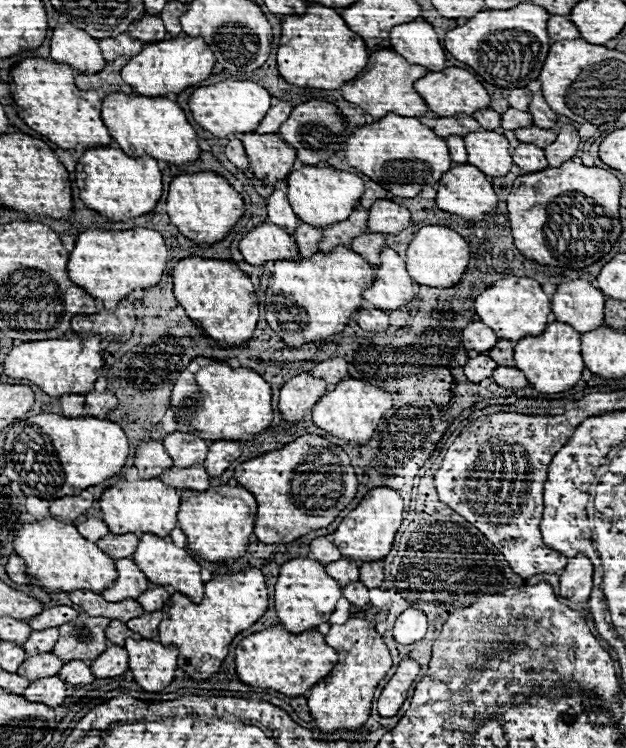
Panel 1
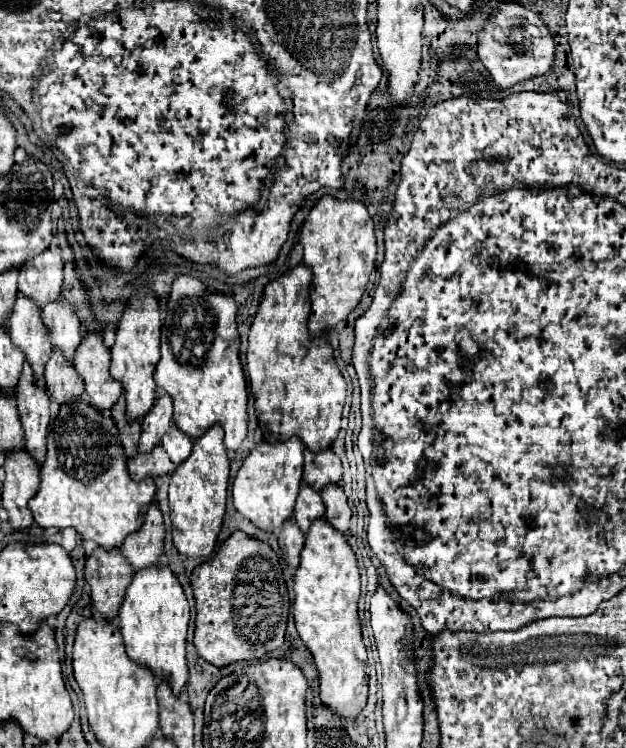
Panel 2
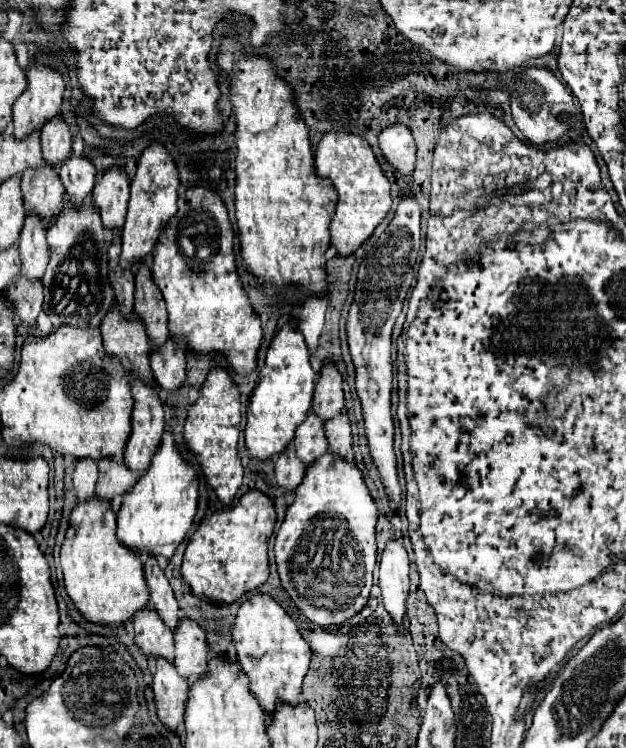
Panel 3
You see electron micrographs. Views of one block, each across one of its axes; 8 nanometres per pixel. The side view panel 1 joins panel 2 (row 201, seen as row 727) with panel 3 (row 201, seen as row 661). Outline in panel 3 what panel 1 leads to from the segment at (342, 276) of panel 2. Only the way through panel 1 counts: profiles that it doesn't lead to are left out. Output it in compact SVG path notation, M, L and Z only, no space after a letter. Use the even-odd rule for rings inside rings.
M342 132L324 134L316 148L314 160L316 160L316 172L320 176L330 178L338 190L338 206L330 224L332 244L336 246L340 256L352 254L366 238L372 236L374 228L388 214L392 206L390 200L392 182L380 168L370 144L356 134L342 134Z

